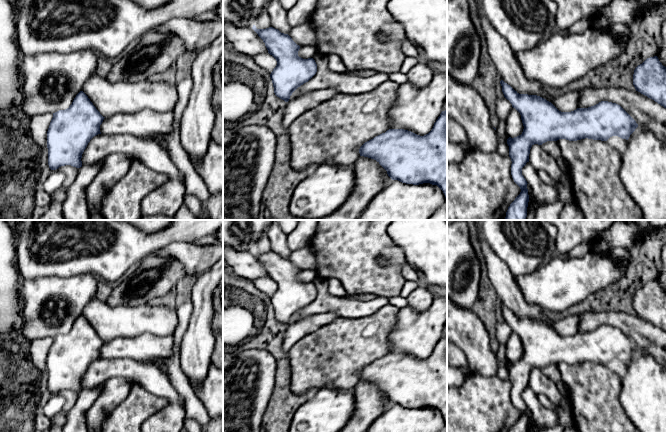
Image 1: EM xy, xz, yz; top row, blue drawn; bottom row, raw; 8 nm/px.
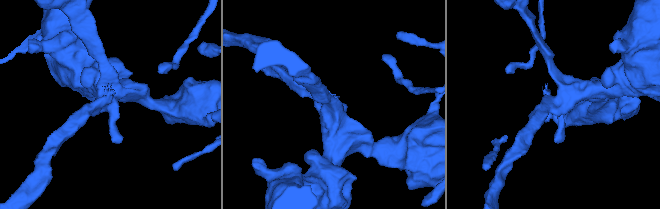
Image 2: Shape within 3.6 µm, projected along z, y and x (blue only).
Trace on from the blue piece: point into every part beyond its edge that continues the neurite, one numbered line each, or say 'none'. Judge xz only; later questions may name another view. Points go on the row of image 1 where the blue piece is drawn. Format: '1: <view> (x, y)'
none

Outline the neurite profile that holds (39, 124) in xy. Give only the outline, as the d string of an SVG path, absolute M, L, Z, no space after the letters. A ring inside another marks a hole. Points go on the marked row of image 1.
M52 113L37 114L31 117L29 133L40 148L47 146L47 131L52 118Z

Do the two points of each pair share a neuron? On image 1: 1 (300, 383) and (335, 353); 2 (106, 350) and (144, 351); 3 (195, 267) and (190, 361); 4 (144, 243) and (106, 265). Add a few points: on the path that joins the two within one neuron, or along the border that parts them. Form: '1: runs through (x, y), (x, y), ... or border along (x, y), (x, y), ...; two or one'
1: runs through (309, 374), (326, 358); one
2: runs through (115, 350), (135, 350); one
3: border along (212, 266), (198, 275); two
4: runs through (135, 246), (130, 246), (115, 261); one

